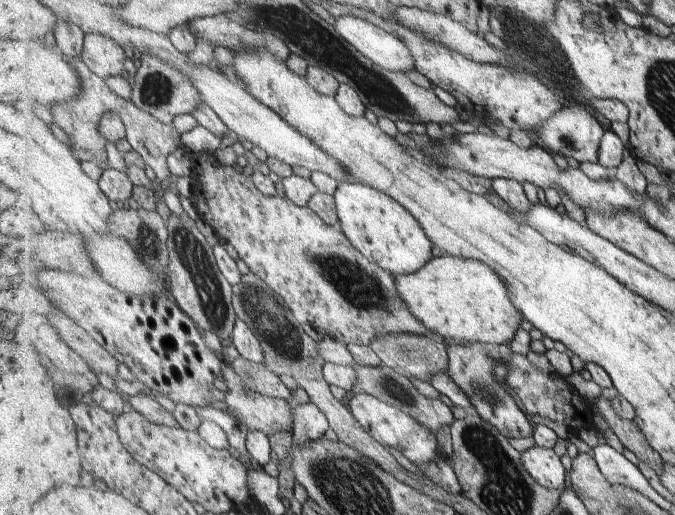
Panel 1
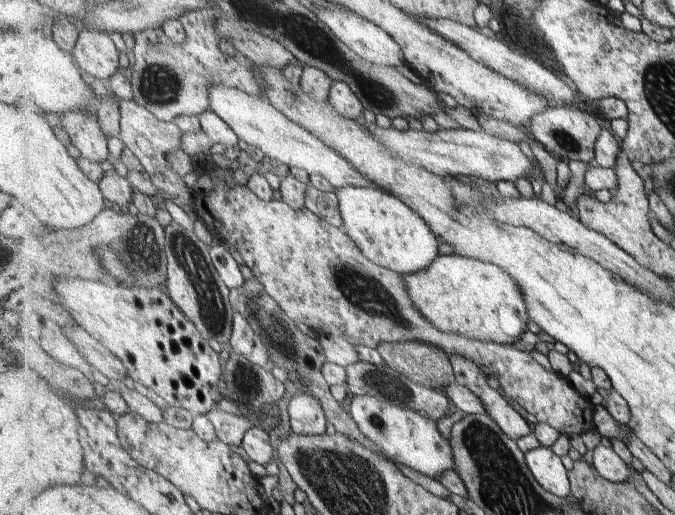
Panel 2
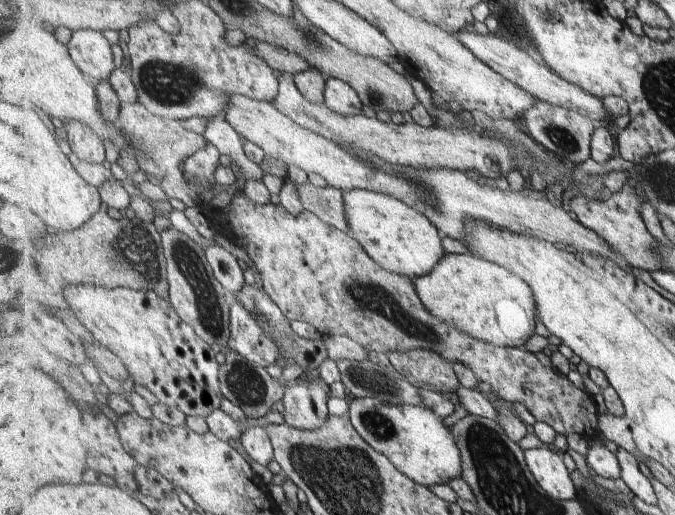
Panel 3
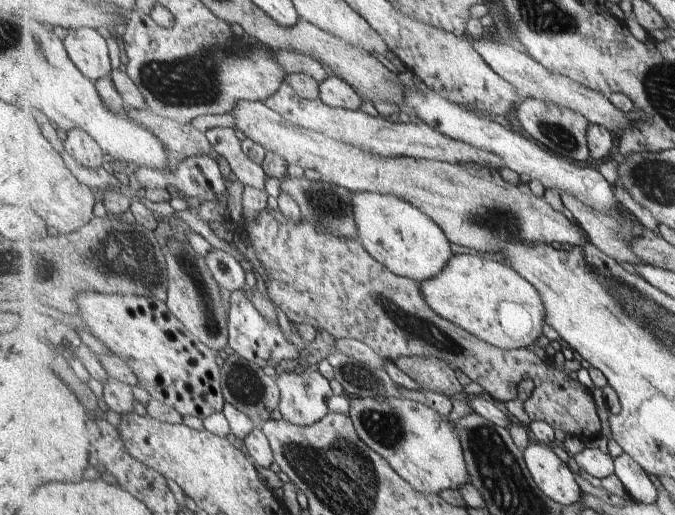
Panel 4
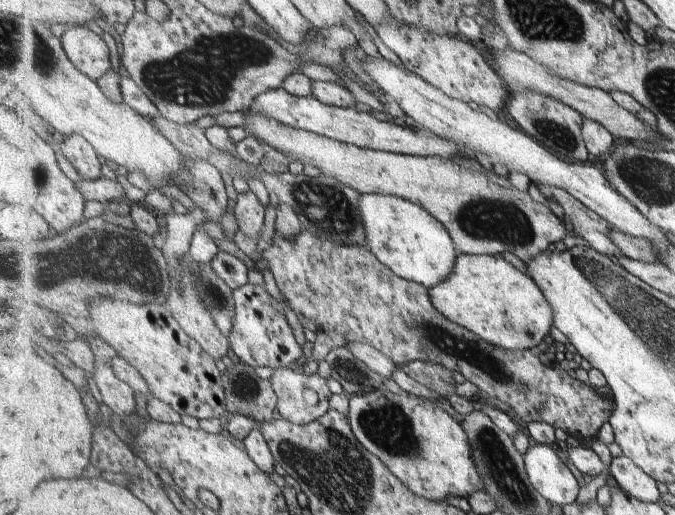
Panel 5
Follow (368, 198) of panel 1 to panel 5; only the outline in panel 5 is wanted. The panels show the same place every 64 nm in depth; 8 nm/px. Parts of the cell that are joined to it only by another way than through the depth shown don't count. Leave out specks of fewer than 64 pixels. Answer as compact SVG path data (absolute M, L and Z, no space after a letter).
M368 193L360 201L367 230L368 249L398 276L431 289L441 285L455 272L458 251L452 234L420 205L396 195Z

